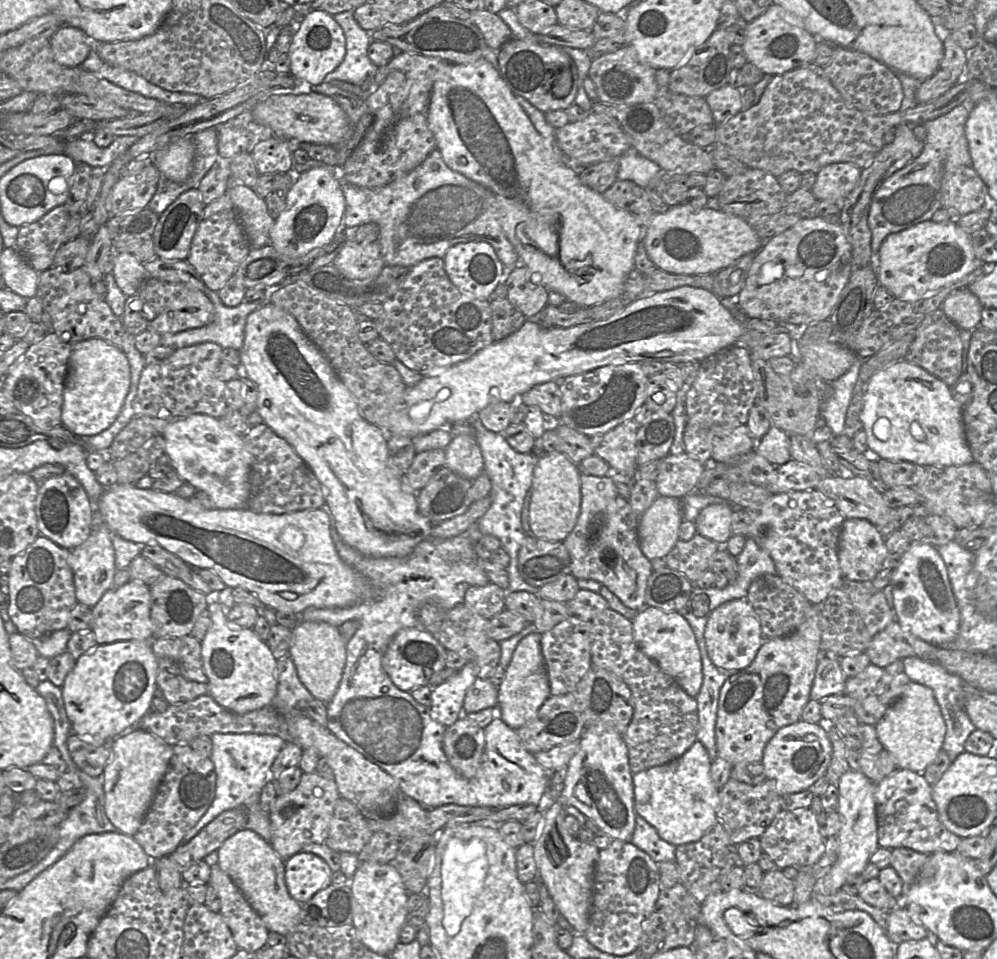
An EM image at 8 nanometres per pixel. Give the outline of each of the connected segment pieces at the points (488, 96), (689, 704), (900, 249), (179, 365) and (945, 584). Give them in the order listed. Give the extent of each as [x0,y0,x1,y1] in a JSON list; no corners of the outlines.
[[428,58,644,307],[589,608,698,774],[875,220,977,301],[133,342,228,434],[890,542,960,647]]

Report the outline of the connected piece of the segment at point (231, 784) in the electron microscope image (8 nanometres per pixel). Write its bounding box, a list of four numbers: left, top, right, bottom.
[182,733,287,844]

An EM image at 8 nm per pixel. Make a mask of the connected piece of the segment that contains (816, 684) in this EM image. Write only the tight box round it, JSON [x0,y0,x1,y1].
[810,650,847,701]

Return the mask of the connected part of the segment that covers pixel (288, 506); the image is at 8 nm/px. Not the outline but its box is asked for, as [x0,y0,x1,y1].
[243,423,325,513]

